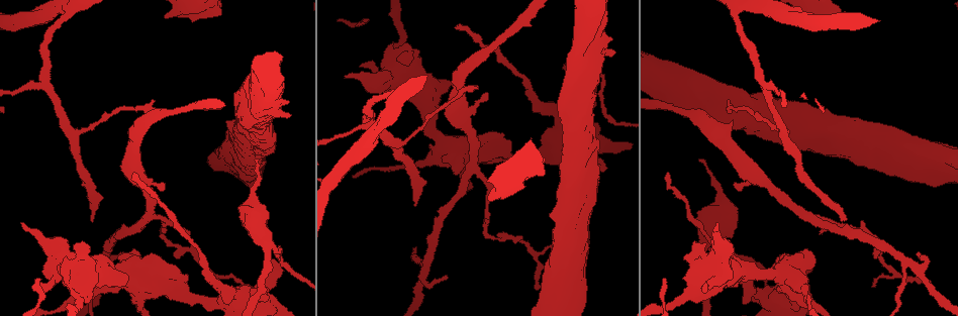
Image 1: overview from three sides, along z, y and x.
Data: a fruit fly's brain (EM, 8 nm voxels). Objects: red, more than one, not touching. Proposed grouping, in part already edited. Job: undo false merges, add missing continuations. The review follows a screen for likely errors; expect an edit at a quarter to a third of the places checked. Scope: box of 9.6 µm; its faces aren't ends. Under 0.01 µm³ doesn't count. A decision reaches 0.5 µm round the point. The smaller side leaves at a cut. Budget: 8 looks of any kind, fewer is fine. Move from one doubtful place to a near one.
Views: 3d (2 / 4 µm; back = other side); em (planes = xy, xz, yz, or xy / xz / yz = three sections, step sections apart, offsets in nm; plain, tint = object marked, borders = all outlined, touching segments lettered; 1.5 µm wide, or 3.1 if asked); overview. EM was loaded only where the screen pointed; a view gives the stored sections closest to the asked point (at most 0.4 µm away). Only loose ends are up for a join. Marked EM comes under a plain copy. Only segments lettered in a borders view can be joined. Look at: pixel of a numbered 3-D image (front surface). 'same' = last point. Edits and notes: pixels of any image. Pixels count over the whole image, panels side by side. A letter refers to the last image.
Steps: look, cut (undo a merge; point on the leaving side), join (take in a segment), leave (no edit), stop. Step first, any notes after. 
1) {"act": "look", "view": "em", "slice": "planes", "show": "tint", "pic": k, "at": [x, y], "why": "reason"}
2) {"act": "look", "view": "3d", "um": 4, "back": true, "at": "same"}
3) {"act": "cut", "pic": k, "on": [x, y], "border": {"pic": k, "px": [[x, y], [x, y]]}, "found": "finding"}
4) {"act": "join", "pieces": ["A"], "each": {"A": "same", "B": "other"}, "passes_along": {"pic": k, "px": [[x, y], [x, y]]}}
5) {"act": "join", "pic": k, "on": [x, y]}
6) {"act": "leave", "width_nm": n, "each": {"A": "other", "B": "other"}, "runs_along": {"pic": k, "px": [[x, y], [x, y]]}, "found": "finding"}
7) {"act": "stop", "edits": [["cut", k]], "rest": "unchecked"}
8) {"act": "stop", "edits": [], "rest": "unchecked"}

{"act": "look", "view": "em", "slice": "xz", "step": 4, "show": "tint", "pic": 1, "at": [699, 160], "why": "an open end"}

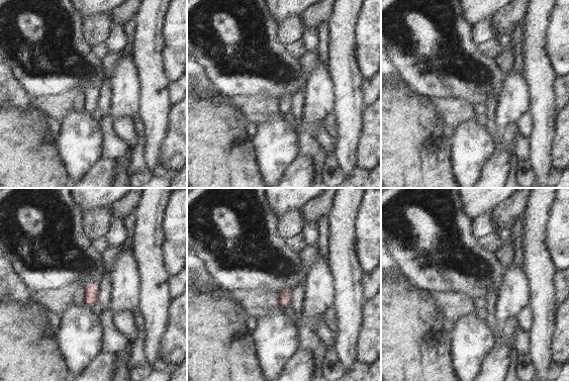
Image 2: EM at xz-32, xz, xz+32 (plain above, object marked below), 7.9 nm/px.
{"act": "look", "view": "em", "slice": "xy", "step": 8, "show": "borders", "at": "same"}

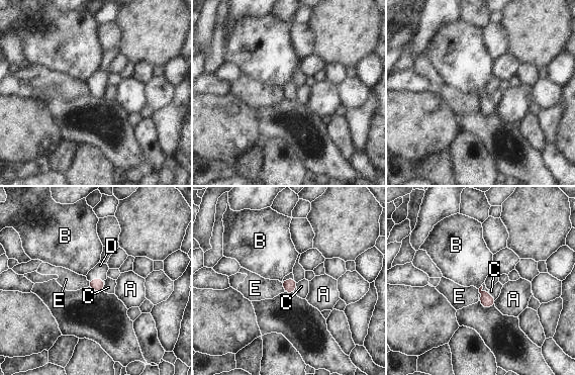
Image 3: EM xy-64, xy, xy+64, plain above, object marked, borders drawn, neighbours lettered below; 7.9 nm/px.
{"act": "join", "pieces": ["D"], "each": {"A": "other", "B": "other", "C": "other", "D": "same", "E": "other"}, "passes_along": {"pic": 3, "px": [[97, 285], [97, 279], [100, 270]]}, "found": "it goes on there"}

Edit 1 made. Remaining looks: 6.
{"act": "look", "view": "3d", "um": 4, "pic": 1, "at": [729, 208], "why": "thick end"}

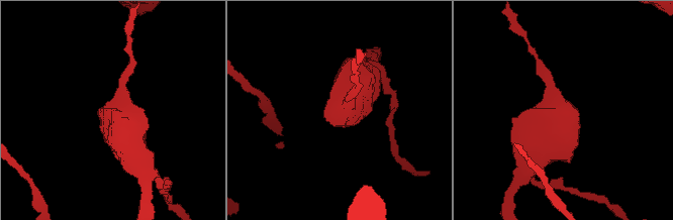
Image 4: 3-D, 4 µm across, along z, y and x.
{"act": "look", "view": "em", "slice": "planes", "show": "borders", "pic": 4, "at": [568, 114], "why": "now the EM"}

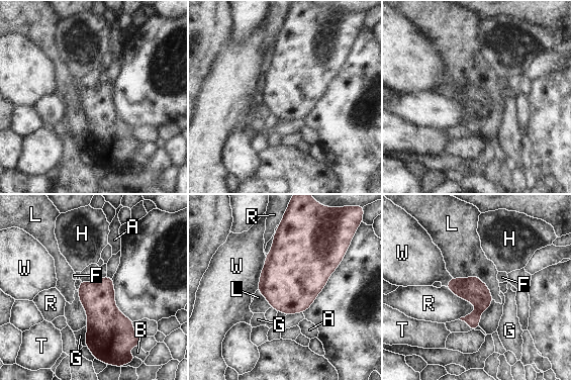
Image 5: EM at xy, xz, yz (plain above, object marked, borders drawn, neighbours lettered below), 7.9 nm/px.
{"act": "leave", "longest_contact_nm": ["L", 380], "each": {"A": "other", "B": "other", "F": "other", "G": "other", "H": "other", "L": "other", "R": "other", "T": "other", "W": "other"}, "border": {"pic": 5, "px": [[453, 277], [477, 276], [493, 299]]}, "found": "none of them fits"}

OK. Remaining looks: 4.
{"act": "look", "view": "3d", "um": 2, "back": true, "pic": 1, "at": [82, 243], "why": "stops while still wide"}

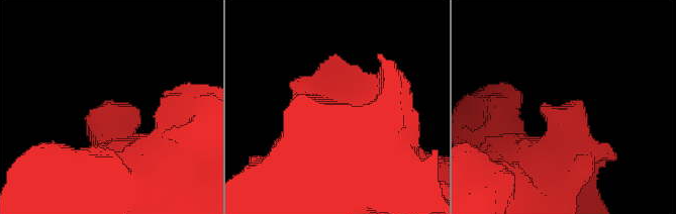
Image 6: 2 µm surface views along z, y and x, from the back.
{"act": "look", "view": "em", "slice": "planes", "show": "borders", "pic": 6, "at": [544, 102], "why": "now the EM"}

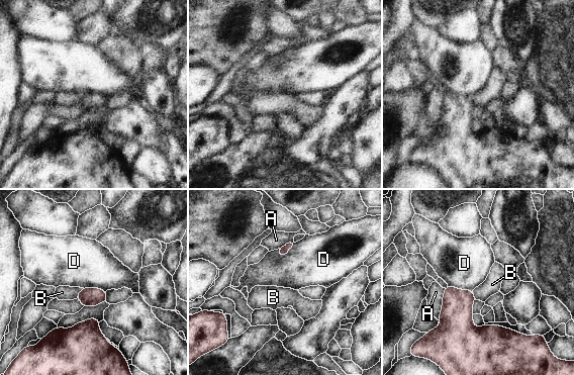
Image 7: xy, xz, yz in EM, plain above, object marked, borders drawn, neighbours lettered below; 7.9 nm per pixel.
{"act": "leave", "longest_contact_nm": ["A", 260], "each": {"A": "other", "B": "other", "D": "other"}, "border": {"pic": 7, "px": [[293, 244], [282, 257], [278, 256]]}, "found": "none of them fits"}

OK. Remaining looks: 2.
{"act": "stop", "edits": [["join", 3]], "rest": "unchecked"}

